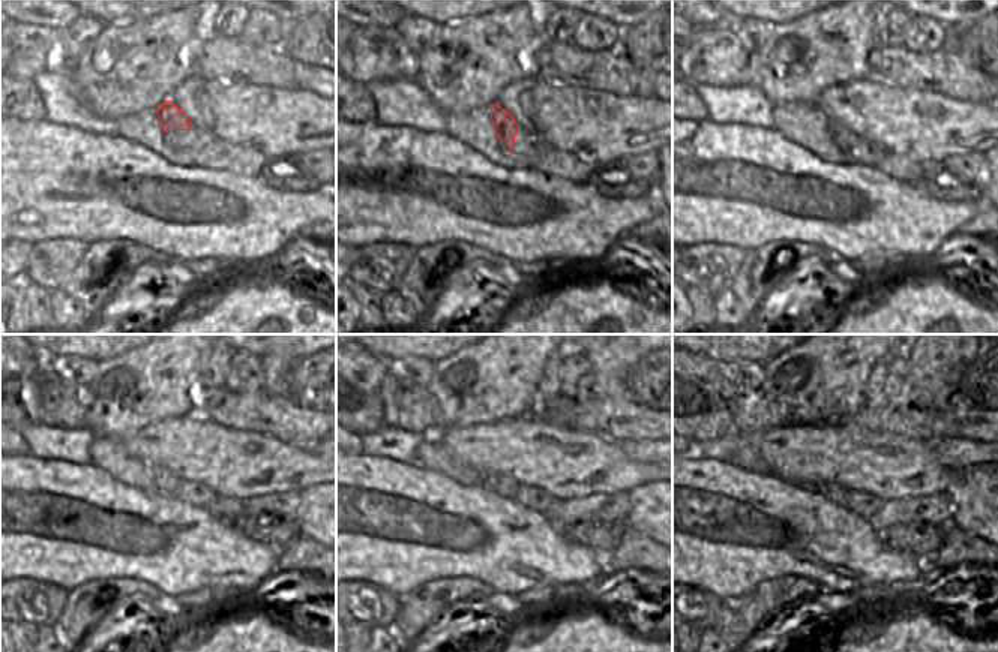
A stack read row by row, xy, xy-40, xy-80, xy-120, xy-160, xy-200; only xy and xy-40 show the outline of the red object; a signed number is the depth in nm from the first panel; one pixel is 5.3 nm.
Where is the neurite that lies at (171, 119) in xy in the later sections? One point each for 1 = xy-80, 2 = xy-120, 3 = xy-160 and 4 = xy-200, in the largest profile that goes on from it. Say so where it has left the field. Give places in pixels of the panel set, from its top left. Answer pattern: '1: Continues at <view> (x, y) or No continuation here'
1: Continues at xy-80 (839, 134)
2: Continues at xy-120 (167, 483)
3: Continues at xy-160 (505, 486)
4: Continues at xy-200 (835, 493)

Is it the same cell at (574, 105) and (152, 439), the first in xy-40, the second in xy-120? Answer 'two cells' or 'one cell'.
one cell

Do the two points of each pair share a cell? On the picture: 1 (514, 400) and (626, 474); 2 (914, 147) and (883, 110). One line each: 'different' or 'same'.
1: different
2: same

